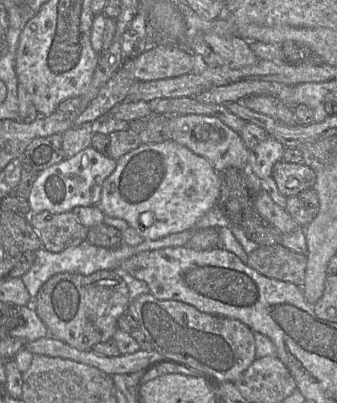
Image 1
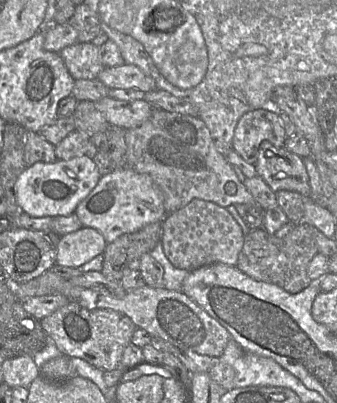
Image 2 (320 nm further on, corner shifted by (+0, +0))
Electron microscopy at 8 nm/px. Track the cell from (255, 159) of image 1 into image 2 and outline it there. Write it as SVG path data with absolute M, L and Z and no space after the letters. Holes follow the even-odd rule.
M256 109L245 113L239 119L232 147L247 163L255 165L263 141L282 148L286 139L280 115L266 109Z

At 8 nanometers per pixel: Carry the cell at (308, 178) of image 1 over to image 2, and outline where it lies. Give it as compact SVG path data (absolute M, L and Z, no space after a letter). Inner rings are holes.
M263 141L255 163L257 175L274 191L294 191L309 197L311 187L303 159L286 150L276 148L272 143Z

